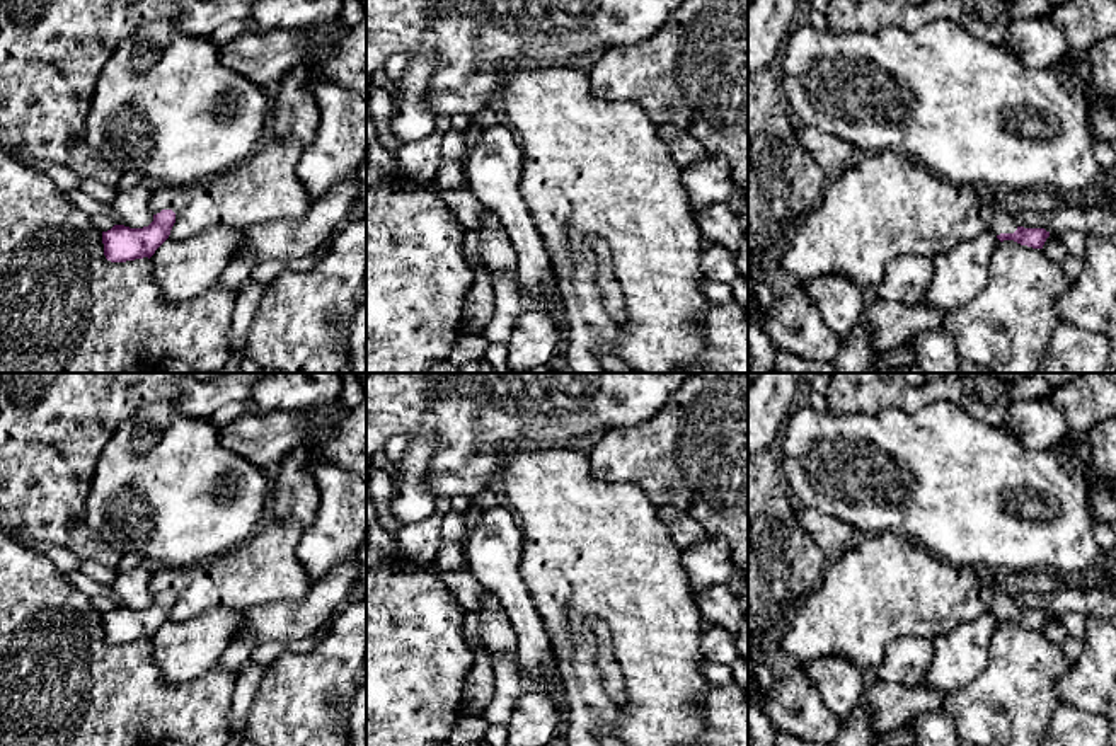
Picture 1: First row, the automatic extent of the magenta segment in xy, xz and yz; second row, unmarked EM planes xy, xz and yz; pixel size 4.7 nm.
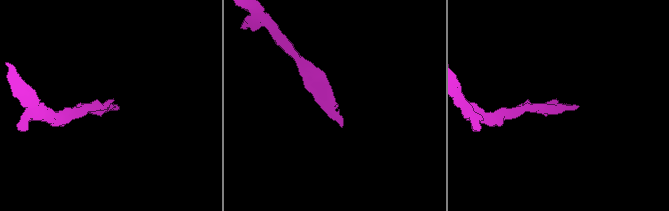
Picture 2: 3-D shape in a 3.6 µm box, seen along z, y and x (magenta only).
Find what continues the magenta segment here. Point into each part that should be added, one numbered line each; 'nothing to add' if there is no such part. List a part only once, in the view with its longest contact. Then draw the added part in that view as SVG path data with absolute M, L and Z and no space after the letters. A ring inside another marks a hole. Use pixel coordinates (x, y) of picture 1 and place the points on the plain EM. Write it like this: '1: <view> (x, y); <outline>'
1: yz (997, 603); M983 586L981 589L981 600L988 613L1000 617L1000 615L1014 615L1019 608L1015 598L995 591L988 586Z

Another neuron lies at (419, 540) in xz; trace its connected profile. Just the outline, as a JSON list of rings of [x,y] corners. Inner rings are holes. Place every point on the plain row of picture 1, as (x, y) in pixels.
[[[434,511],[428,518],[404,525],[395,533],[397,557],[414,559],[417,562],[434,562],[441,543],[443,514]]]

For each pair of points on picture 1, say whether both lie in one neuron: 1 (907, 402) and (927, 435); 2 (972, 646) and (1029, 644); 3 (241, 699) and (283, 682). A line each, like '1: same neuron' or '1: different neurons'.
1: different neurons
2: different neurons
3: different neurons

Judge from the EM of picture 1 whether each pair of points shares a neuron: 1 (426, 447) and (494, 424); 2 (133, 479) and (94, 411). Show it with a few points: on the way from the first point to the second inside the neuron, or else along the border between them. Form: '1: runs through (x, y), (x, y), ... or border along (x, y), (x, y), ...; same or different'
1: border along (414, 435), (428, 435), (435, 443), (428, 482); different
2: border along (138, 409), (108, 441), (92, 474); different

